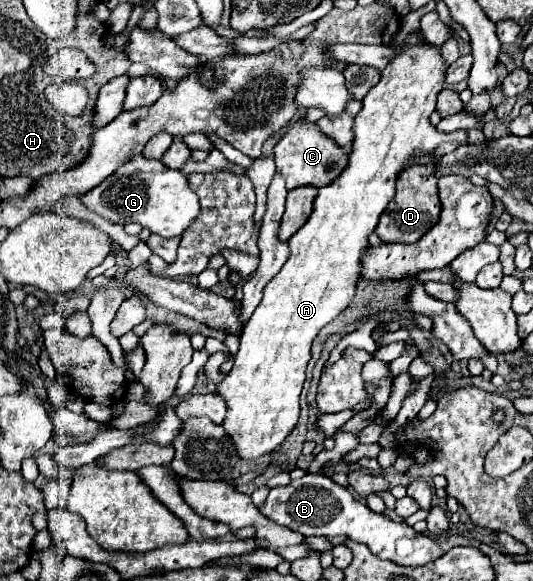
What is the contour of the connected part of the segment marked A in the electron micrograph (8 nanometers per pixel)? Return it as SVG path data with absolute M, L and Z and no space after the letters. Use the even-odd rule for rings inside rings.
M426 39L416 45L406 45L394 55L394 59L382 71L380 83L372 87L364 97L364 107L354 119L354 149L350 153L350 163L346 171L334 183L318 191L310 219L290 237L288 261L278 271L278 275L274 275L264 287L264 297L240 335L240 351L234 357L232 371L220 383L216 383L216 393L222 395L228 405L228 413L222 425L226 427L226 433L230 435L232 443L238 447L238 455L242 459L258 459L262 455L268 455L294 429L300 417L298 399L306 381L306 365L310 361L312 341L316 339L318 331L326 323L330 323L340 311L344 311L350 299L354 297L356 283L360 281L358 267L362 251L366 251L368 235L374 233L382 211L394 199L394 185L404 163L412 157L426 155L438 143L466 143L465 129L438 133L436 127L430 125L430 113L436 109L436 97L444 89L446 69L448 65L442 59L440 47L428 43Z

